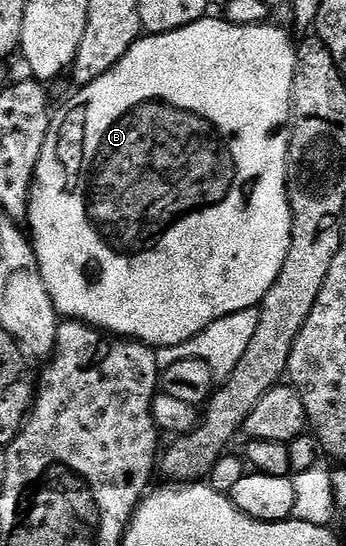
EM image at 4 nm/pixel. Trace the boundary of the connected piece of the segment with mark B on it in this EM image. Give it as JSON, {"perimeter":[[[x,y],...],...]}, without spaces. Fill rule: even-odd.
{"perimeter":[[[220,17],[212,18],[199,19],[197,23],[191,23],[182,29],[171,31],[165,35],[145,34],[137,39],[136,44],[122,57],[122,61],[118,61],[118,65],[114,65],[109,71],[102,73],[102,77],[83,84],[77,90],[80,92],[72,99],[72,108],[69,109],[68,116],[65,119],[56,114],[51,116],[48,136],[42,145],[42,153],[38,157],[36,174],[32,176],[32,189],[28,197],[26,224],[28,223],[29,227],[27,227],[27,230],[30,232],[30,242],[32,248],[36,250],[40,280],[44,282],[46,293],[52,299],[52,304],[56,307],[57,312],[69,320],[87,323],[105,333],[111,333],[113,336],[135,339],[138,343],[147,343],[153,349],[182,345],[194,338],[198,325],[201,328],[209,327],[211,323],[222,317],[230,317],[230,313],[238,313],[251,307],[259,308],[260,302],[264,300],[270,289],[270,285],[274,285],[278,273],[282,273],[282,265],[286,261],[286,253],[290,249],[290,241],[292,240],[292,210],[288,204],[288,131],[286,128],[292,118],[292,82],[296,72],[294,39],[292,43],[291,37],[282,28],[272,27],[273,25],[243,27],[229,23]]]}

